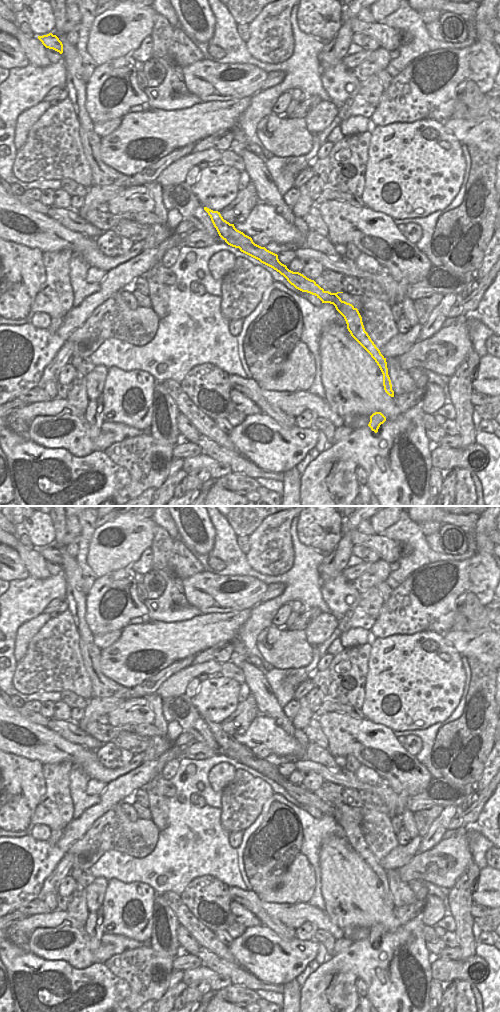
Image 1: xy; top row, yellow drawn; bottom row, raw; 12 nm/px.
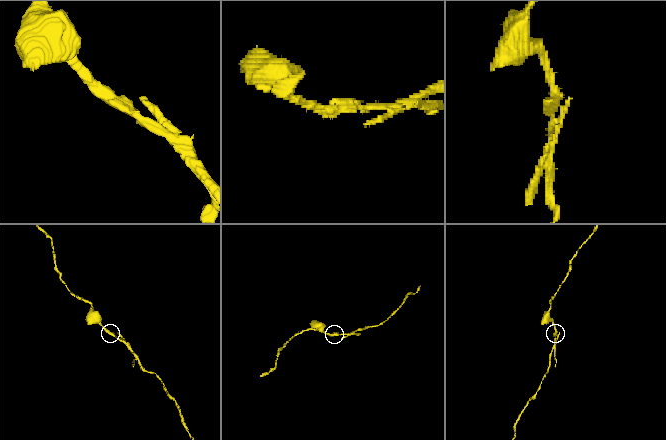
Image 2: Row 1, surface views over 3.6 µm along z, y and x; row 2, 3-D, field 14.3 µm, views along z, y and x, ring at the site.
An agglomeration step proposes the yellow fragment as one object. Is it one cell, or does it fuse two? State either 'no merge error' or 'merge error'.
merge error

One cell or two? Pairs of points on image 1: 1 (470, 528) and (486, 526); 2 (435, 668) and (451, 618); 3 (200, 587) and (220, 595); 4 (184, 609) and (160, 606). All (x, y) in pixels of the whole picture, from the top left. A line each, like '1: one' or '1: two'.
1: two
2: two
3: one
4: one

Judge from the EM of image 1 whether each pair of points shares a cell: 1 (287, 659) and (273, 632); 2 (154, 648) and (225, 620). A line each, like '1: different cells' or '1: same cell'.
1: same cell
2: same cell

